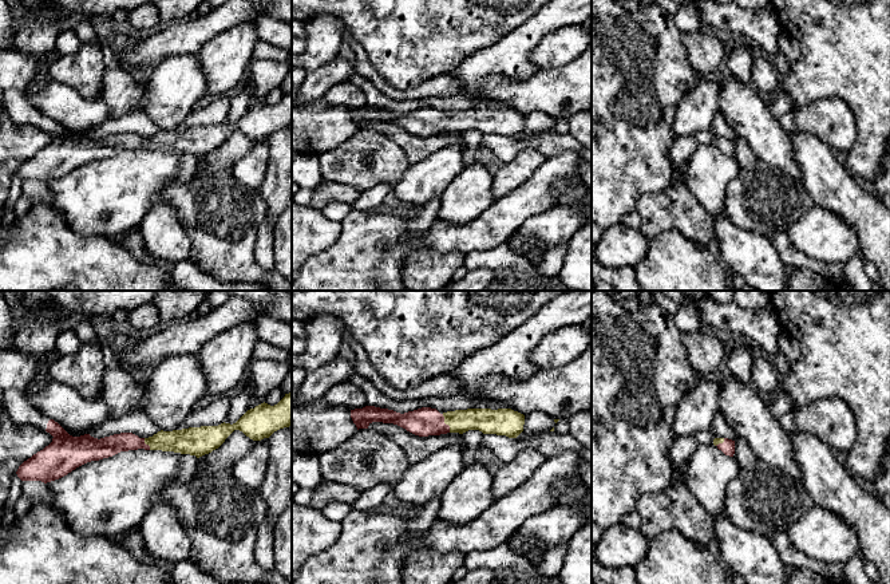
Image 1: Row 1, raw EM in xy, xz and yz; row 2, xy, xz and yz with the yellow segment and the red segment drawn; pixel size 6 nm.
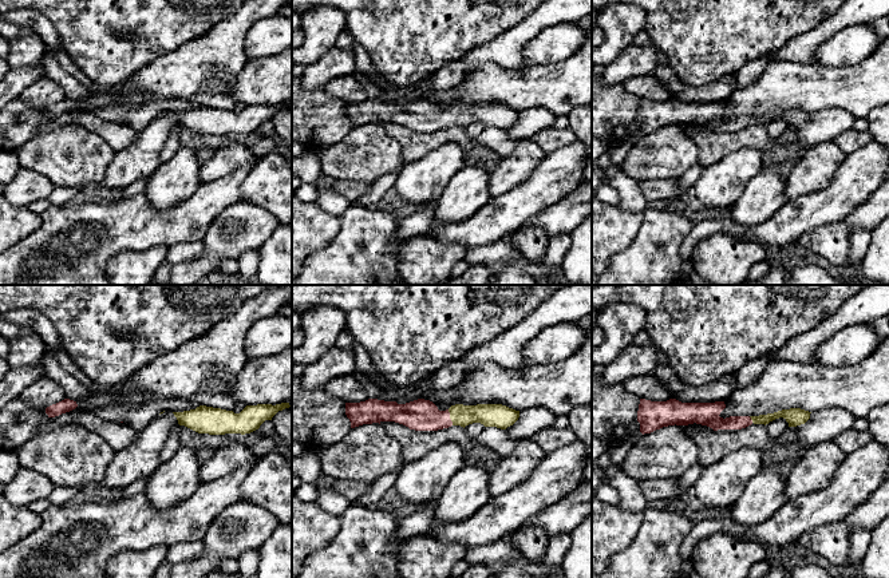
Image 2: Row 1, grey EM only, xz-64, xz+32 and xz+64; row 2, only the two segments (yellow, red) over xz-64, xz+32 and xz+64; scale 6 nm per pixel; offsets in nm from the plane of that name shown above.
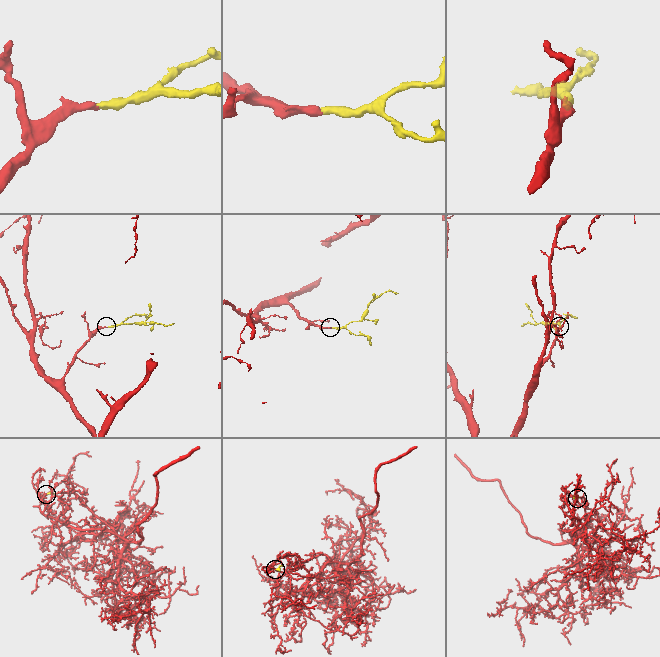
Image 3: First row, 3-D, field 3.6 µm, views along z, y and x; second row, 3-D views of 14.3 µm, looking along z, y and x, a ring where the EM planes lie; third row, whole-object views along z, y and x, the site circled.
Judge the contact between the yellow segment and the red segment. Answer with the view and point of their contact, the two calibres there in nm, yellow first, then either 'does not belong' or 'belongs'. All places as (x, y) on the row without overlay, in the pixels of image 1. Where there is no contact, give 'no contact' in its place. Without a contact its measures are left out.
meets yellow in xz at (446, 123); 150 nm thick on the yellow side, 170 nm on the other; belongs

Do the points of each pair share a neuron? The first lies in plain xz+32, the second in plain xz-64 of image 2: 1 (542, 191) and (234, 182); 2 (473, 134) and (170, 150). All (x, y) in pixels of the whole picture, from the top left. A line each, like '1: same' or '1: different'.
1: same
2: same

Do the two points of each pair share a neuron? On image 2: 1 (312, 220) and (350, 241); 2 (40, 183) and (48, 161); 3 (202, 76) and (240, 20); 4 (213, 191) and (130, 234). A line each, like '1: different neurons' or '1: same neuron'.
1: different neurons
2: different neurons
3: same neuron
4: same neuron

